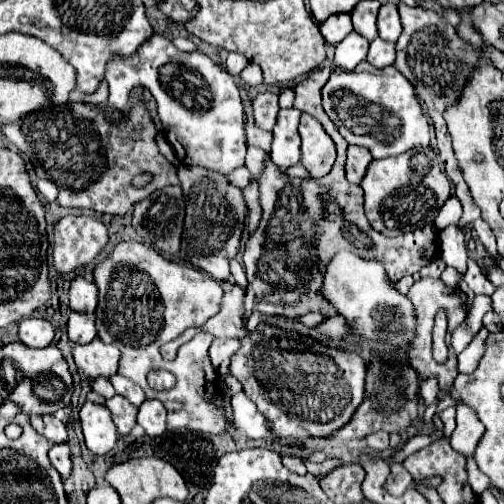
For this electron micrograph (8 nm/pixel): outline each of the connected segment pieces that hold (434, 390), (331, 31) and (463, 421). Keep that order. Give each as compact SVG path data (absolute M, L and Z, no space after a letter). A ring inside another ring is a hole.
M426 379L426 381L422 381L422 385L420 385L420 399L422 399L422 405L424 405L424 407L432 405L432 403L438 399L438 393L440 393L440 389L438 389L436 379Z
M348 13L328 17L324 23L320 23L320 31L328 43L340 43L352 31L352 19Z
M458 403L456 405L456 429L450 437L452 447L464 455L472 455L482 433L484 433L484 425L478 421L474 409L470 409L464 403Z

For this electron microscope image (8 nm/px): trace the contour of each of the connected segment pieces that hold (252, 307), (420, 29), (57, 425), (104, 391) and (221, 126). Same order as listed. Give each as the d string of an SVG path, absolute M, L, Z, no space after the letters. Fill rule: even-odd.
M322 65L314 69L310 75L306 75L294 91L296 107L300 111L314 115L322 123L324 131L336 143L336 163L332 171L322 179L298 179L288 177L270 161L270 157L264 159L264 169L256 179L260 185L262 221L254 235L248 239L244 251L244 267L248 263L244 323L254 311L258 311L260 315L284 317L298 317L304 313L322 313L324 317L332 317L336 311L322 297L316 295L316 289L320 289L322 285L324 265L340 249L348 249L366 259L382 261L392 281L400 281L406 275L414 275L424 265L436 259L436 235L430 225L410 231L398 237L396 241L384 237L382 233L370 227L362 207L360 185L352 185L346 181L344 166L348 143L322 109L320 89L326 85L328 77L330 69Z
M404 1L398 3L398 11L400 11L400 17L402 17L404 31L402 31L400 39L396 41L396 61L394 61L394 67L414 85L418 99L422 103L426 103L428 115L434 121L438 149L440 149L440 159L446 165L446 175L450 177L452 185L456 187L454 193L456 193L456 197L460 199L460 203L464 207L462 219L458 221L458 227L464 231L464 229L468 229L468 225L472 225L480 217L480 209L472 201L470 189L468 189L468 185L466 185L466 181L462 177L462 171L458 169L458 163L456 163L456 157L454 157L454 149L452 149L450 135L448 135L446 121L444 121L442 113L444 113L446 105L450 105L450 103L454 103L458 99L458 93L462 91L468 73L472 71L472 67L478 63L478 59L482 55L478 55L478 51L472 45L464 43L458 37L456 29L450 23L446 23L436 11L424 9L424 7L408 7Z
M36 415L36 417L30 417L30 423L36 433L40 433L42 437L46 437L50 441L50 445L66 443L66 439L68 439L66 423L54 415Z
M106 377L92 379L92 381L90 381L90 387L92 387L92 391L96 391L96 393L100 393L100 395L104 395L104 397L116 395L116 391L114 391L114 387L112 387L112 381L106 379Z
M152 35L150 39L146 39L142 43L142 47L138 47L138 51L130 57L122 57L122 55L112 55L112 59L106 63L106 75L104 79L108 81L110 87L110 97L108 97L108 107L120 109L124 111L126 107L126 95L134 85L144 85L152 97L156 97L156 105L158 105L158 117L162 121L164 127L164 135L170 141L170 145L176 151L176 157L182 165L188 167L204 167L204 169L212 169L212 171L220 171L220 173L230 173L236 167L242 167L246 161L246 135L244 135L244 109L242 109L242 99L236 87L236 79L232 75L226 73L226 69L222 69L220 65L216 65L214 61L210 61L206 55L202 53L184 53L178 51L170 39L162 37L162 35ZM186 97L190 97L192 101L196 101L192 107L186 107L182 101L186 101Z

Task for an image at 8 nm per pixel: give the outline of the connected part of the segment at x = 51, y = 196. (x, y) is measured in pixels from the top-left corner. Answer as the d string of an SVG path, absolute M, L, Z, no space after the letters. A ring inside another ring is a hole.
M40 179L38 185L36 185L36 189L38 189L38 193L40 193L48 203L52 203L52 201L56 199L56 195L58 195L58 193L56 193L58 187L56 187L52 181L44 181L44 179Z

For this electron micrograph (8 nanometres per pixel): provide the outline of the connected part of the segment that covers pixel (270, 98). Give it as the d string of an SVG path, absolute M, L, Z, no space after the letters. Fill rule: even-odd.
M258 93L252 101L252 115L254 115L254 123L264 129L264 131L272 131L274 123L276 123L276 115L278 115L280 107L278 107L278 95L274 93Z

